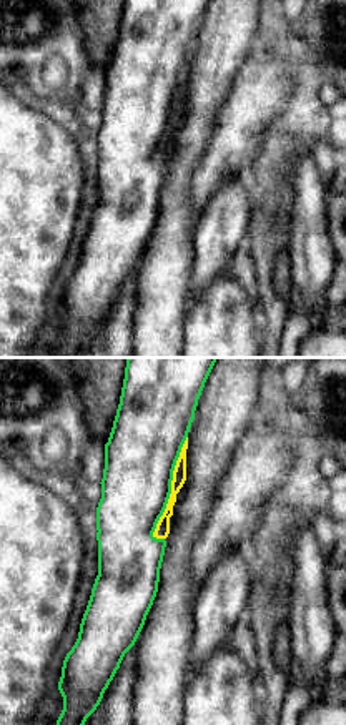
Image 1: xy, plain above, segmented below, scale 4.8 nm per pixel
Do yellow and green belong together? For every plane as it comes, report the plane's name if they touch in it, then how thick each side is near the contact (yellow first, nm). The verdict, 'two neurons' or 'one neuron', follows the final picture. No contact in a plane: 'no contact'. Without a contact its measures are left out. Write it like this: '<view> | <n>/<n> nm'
xy | 70/340 nm

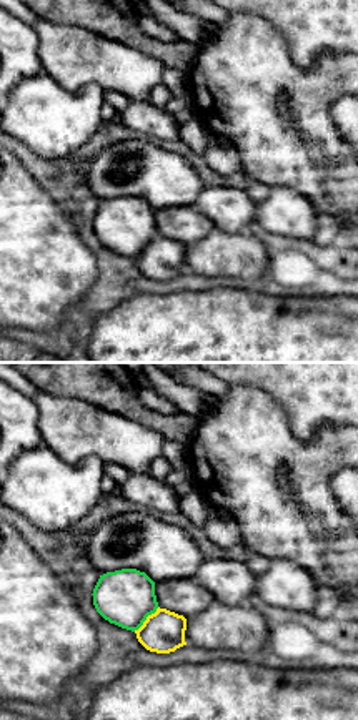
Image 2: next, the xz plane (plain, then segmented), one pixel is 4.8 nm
xz | 200/280 nm

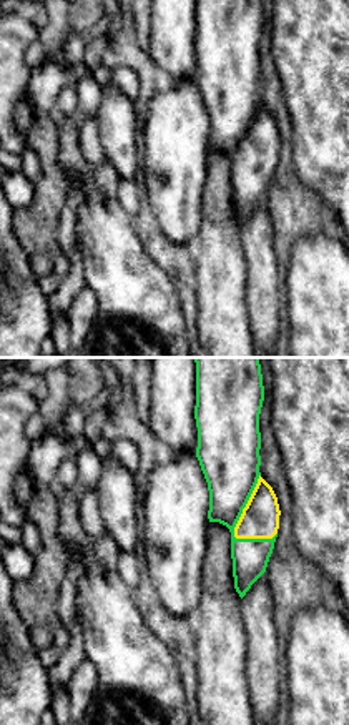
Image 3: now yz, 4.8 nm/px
yz | 190/300 nm

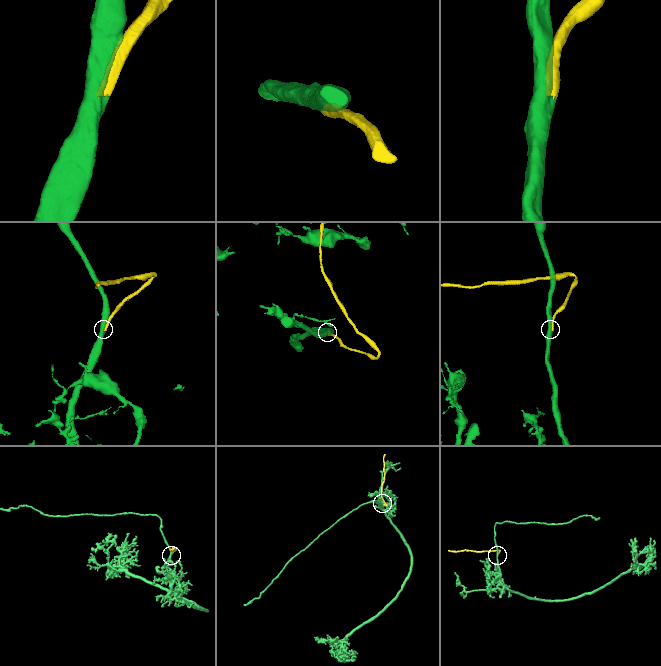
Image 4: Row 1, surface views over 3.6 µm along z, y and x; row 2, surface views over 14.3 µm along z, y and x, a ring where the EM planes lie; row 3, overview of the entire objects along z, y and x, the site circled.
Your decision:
one neuron

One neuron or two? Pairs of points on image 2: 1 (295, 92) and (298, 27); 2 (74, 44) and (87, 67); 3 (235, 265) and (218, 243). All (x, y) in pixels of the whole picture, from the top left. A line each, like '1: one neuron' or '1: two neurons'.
1: two neurons
2: one neuron
3: one neuron

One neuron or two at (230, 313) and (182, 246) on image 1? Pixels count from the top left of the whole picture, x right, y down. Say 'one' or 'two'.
two

